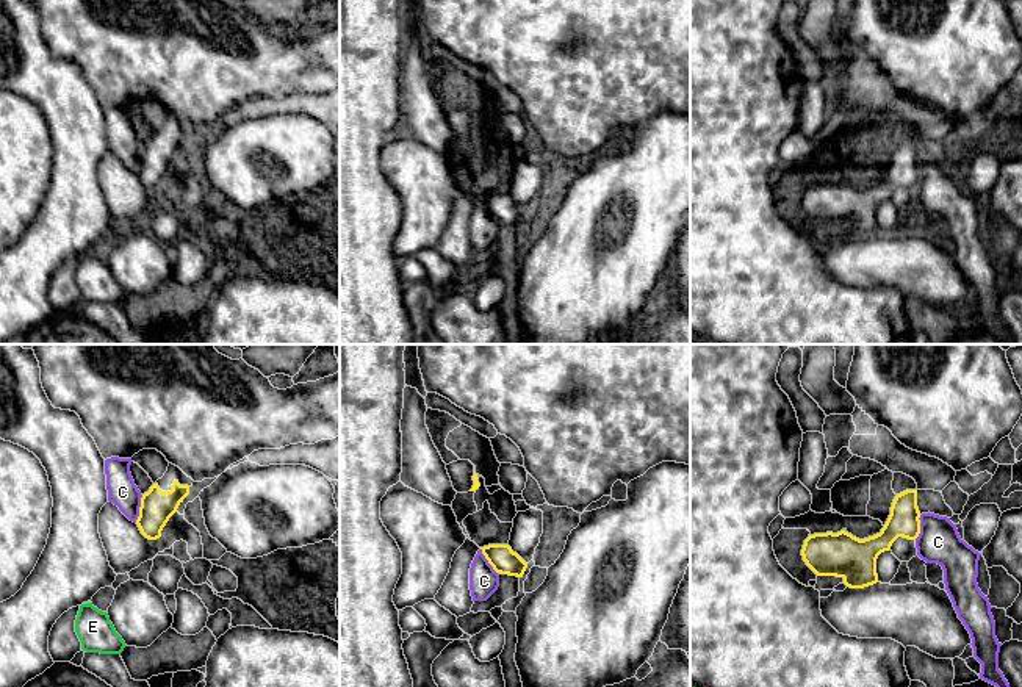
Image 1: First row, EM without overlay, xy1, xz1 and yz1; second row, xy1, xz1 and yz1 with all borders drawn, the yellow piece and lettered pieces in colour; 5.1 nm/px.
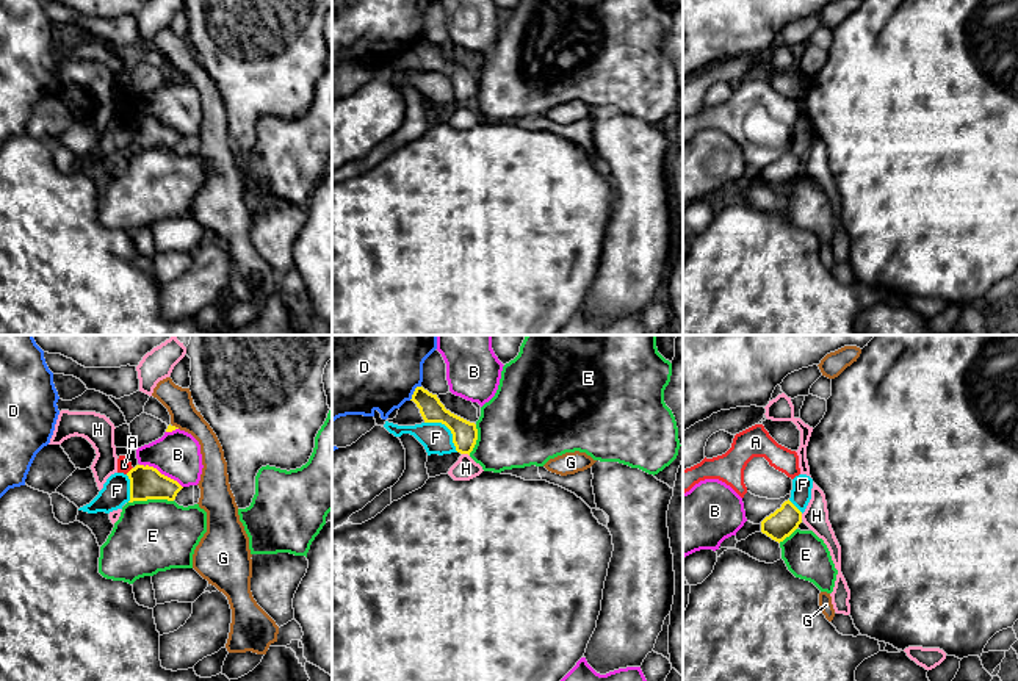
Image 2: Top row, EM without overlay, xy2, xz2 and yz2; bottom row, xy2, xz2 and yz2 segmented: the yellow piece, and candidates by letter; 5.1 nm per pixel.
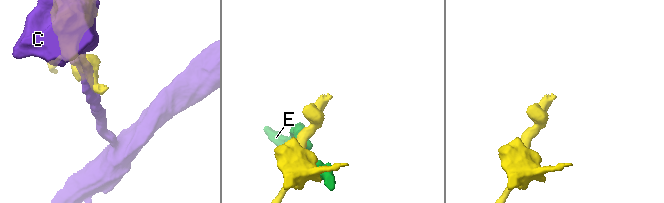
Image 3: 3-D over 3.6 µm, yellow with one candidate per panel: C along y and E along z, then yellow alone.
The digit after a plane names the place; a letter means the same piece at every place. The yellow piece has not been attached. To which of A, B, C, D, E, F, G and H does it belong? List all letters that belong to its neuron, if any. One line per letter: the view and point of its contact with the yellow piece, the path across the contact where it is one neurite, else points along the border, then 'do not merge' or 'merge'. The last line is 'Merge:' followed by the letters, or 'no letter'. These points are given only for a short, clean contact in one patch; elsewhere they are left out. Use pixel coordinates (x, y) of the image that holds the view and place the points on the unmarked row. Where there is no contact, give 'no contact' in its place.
A: contact xy2 (130, 119); border xy2 (132, 116), (126, 122); do not merge
B: contact xy2 (160, 122); do not merge
C: contact xy1 (140, 158); border xy1 (143, 144), (140, 165), (135, 171); do not merge
D: contact xz2 (414, 41); do not merge
E: contact xy2 (151, 147); do not merge
F: contact xz2 (448, 77); border xz2 (425, 71), (440, 71), (450, 80), (451, 91), (458, 100); do not merge
G: contact xy2 (174, 75); do not merge
H: contact xz2 (465, 102); border xz2 (462, 102), (469, 105); do not merge
Merge: no letter

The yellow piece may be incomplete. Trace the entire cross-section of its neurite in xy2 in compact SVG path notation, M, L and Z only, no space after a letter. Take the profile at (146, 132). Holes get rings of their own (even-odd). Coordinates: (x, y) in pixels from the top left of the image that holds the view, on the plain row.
M136 114L127 122L130 128L130 150L168 149L174 150L183 138L177 130L161 124L149 114Z

